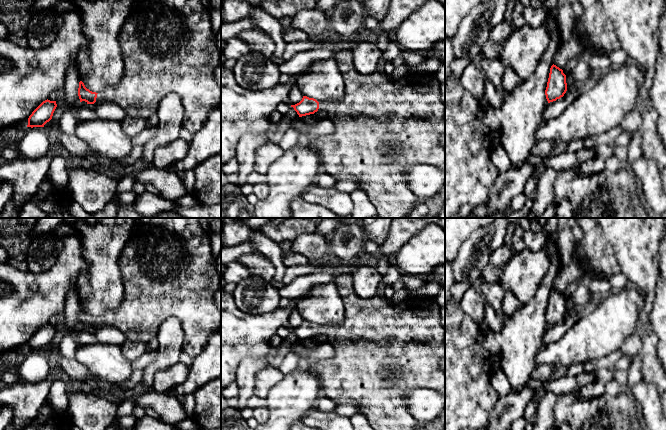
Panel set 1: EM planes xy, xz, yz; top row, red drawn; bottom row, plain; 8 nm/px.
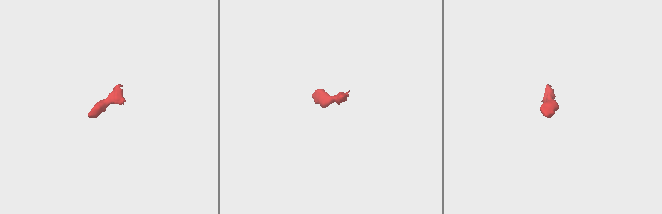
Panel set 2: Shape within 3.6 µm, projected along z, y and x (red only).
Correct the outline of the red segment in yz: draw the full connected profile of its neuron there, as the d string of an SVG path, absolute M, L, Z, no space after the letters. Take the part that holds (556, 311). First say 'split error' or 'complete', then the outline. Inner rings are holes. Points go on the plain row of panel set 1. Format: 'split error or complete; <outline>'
complete; M552 289L550 292L549 302L545 319L548 327L556 325L564 320L567 315L566 299L563 294Z

